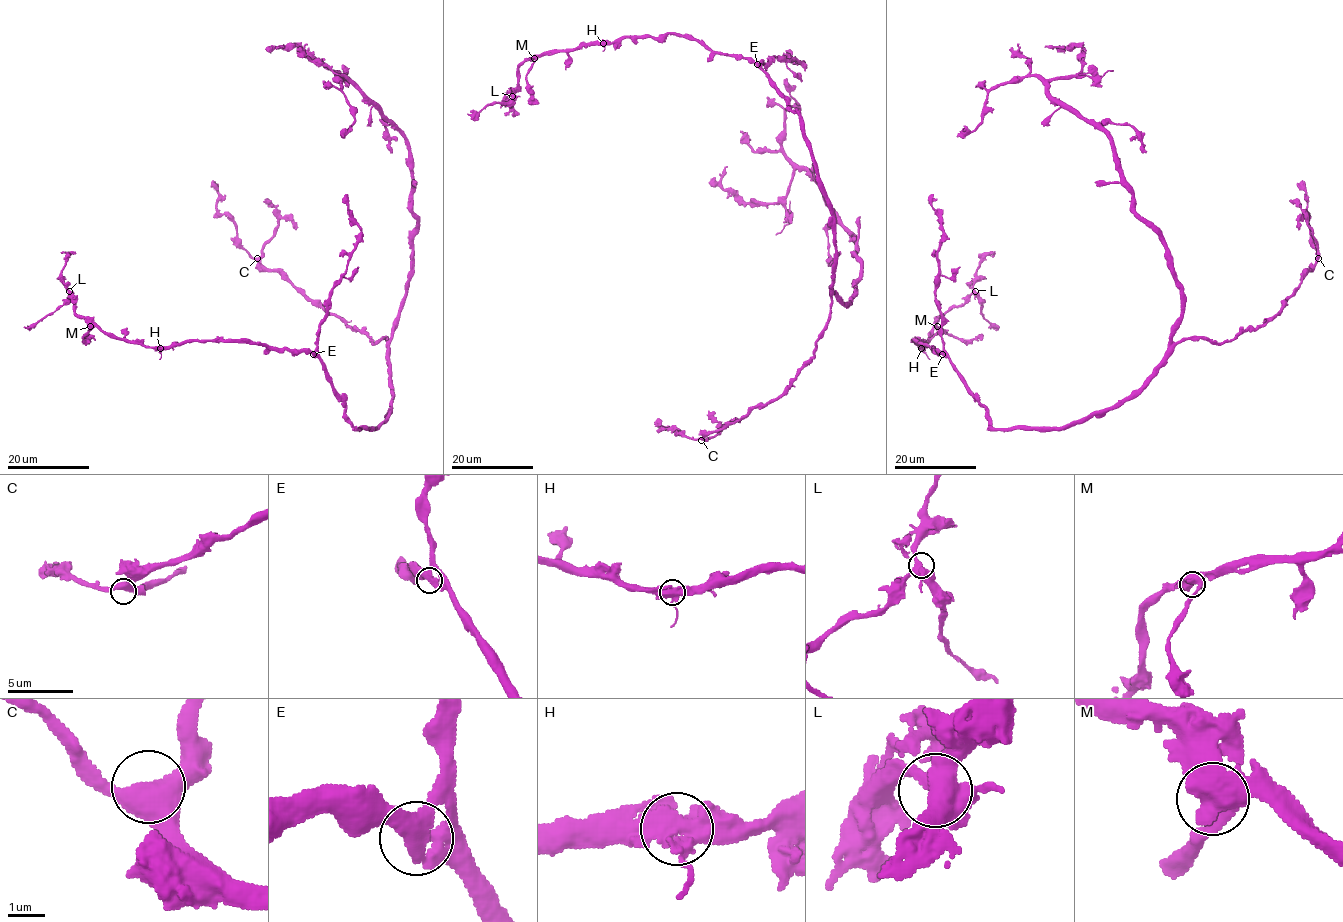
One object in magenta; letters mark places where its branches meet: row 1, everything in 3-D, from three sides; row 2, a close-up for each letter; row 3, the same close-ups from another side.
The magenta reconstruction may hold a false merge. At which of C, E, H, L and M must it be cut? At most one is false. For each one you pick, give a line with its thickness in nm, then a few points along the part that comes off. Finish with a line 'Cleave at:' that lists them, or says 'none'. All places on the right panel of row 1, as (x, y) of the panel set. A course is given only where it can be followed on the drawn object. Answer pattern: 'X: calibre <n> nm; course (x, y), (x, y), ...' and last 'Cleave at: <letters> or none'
Cleave at: none

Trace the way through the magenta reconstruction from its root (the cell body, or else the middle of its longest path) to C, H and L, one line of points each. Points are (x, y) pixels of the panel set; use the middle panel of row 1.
C: (833, 215), (836, 262), (830, 320), (816, 342), (814, 356), (776, 398), (758, 404), (701, 440)
H: (833, 215), (801, 116), (789, 108), (753, 62), (713, 53), (695, 40), (674, 34), (621, 37), (603, 43)
L: (833, 215), (801, 116), (753, 62), (713, 53), (695, 40), (621, 37), (534, 54), (518, 68), (512, 96)

